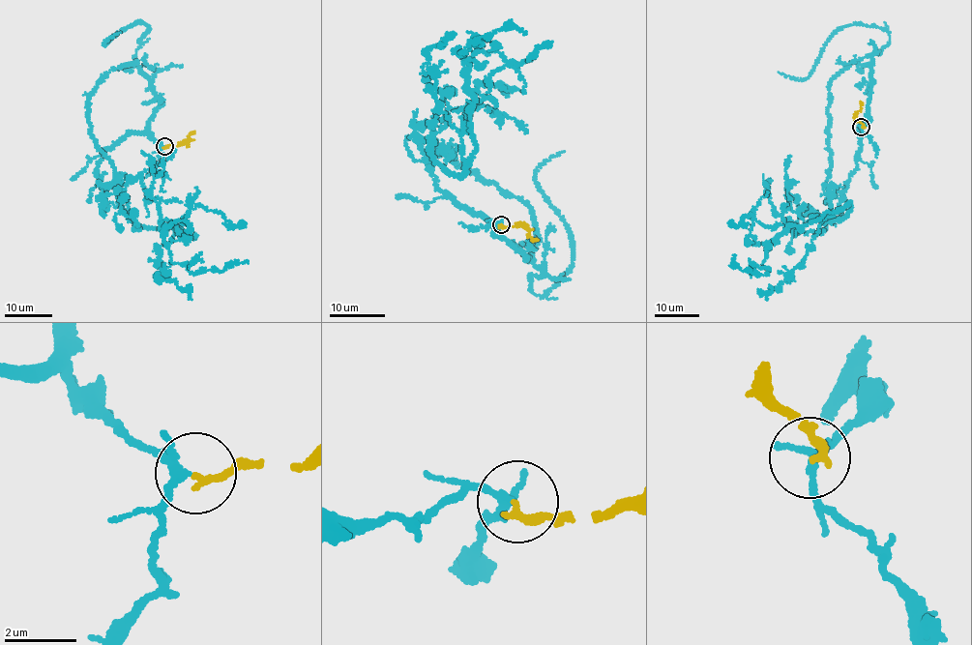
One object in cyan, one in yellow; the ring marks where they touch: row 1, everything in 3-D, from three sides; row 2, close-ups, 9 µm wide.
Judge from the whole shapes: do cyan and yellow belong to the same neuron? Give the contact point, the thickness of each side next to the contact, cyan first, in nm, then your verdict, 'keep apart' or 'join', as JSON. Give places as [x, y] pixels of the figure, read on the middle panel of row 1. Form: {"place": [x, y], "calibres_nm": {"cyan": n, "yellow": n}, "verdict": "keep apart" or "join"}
{"place": [501, 224], "calibres_nm": {"cyan": 180, "yellow": 220}, "verdict": "join"}

